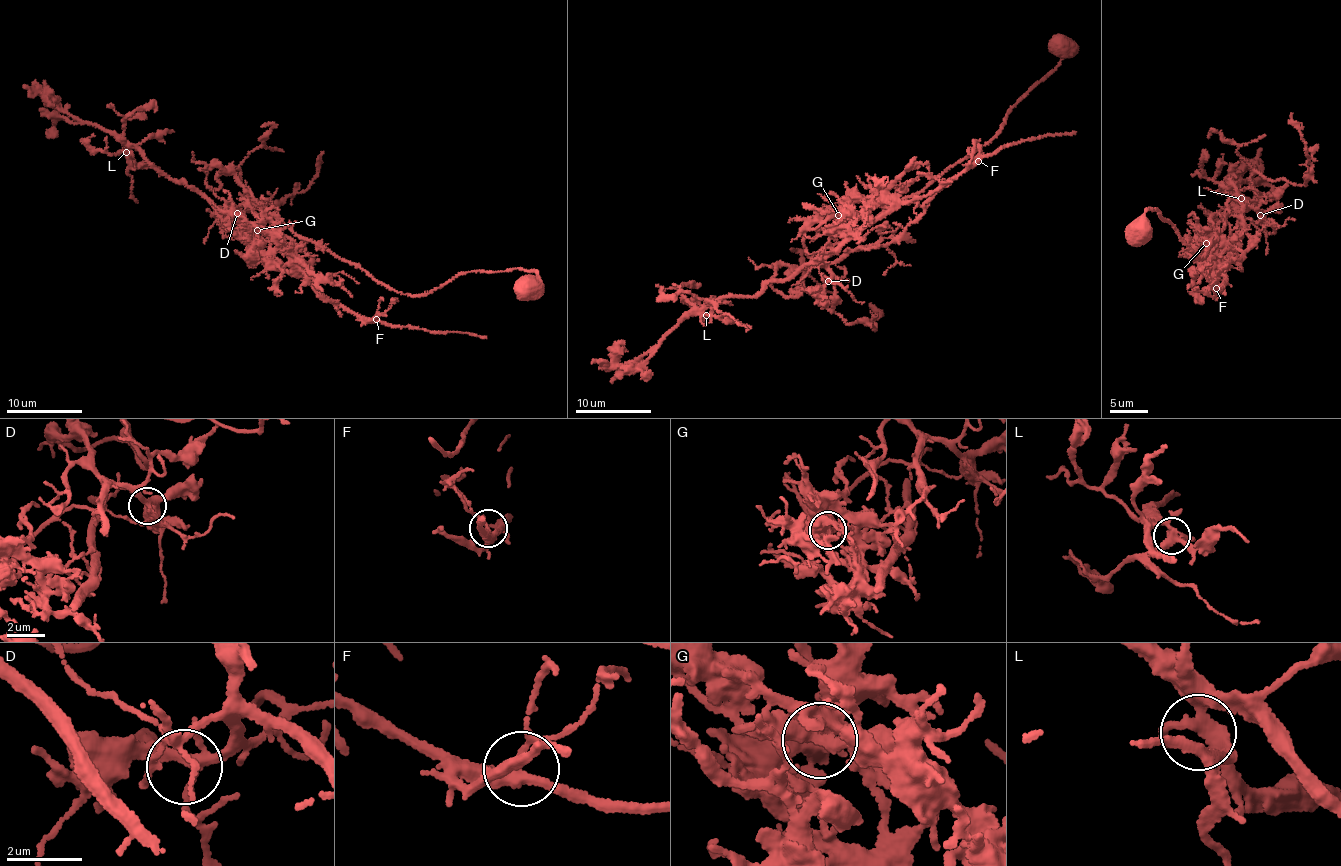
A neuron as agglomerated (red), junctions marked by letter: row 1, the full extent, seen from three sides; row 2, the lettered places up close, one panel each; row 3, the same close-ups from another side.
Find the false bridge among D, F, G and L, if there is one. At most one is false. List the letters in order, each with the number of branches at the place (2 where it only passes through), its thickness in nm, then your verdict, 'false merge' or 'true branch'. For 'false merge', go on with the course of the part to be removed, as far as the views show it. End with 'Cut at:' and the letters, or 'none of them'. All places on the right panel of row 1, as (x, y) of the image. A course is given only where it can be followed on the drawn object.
D: branches 4; calibre 220 nm; true branch
F: branches 4; calibre 300 nm; true branch
G: branches 5; calibre 320 nm; false merge; course (1207, 243), (1212, 228), (1241, 214), (1237, 201), (1228, 203), (1224, 227), (1201, 259), (1154, 208), (1128, 243)
L: branches 6; calibre 280 nm; true branch
Cut at: G

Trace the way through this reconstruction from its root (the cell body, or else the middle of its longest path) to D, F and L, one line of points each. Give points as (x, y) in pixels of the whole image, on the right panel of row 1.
D: (1137, 232), (1144, 213), (1157, 209), (1200, 259), (1225, 226), (1227, 205), (1232, 199), (1256, 208), (1260, 215)
F: (1137, 232), (1157, 209), (1200, 259), (1239, 201), (1216, 288)
L: (1137, 232), (1157, 209), (1200, 259), (1232, 199), (1237, 239), (1241, 198)

